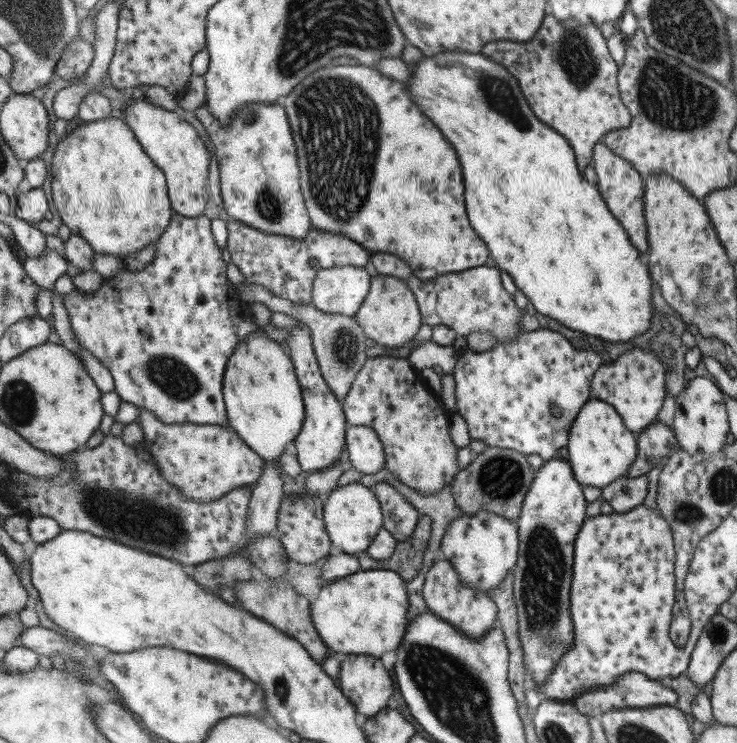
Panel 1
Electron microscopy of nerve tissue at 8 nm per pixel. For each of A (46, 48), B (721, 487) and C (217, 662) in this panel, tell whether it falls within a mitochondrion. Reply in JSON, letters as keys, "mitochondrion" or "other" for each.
{"A":"mitochondrion","B":"mitochondrion","C":"other"}

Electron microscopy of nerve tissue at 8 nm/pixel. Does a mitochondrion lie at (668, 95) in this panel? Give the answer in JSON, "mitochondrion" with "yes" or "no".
{"mitochondrion":"yes"}

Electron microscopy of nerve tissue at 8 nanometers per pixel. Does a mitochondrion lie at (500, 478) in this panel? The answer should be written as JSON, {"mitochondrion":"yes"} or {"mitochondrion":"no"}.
{"mitochondrion":"yes"}

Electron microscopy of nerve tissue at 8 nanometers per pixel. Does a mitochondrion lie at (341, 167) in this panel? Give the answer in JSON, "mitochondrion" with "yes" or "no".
{"mitochondrion":"yes"}

